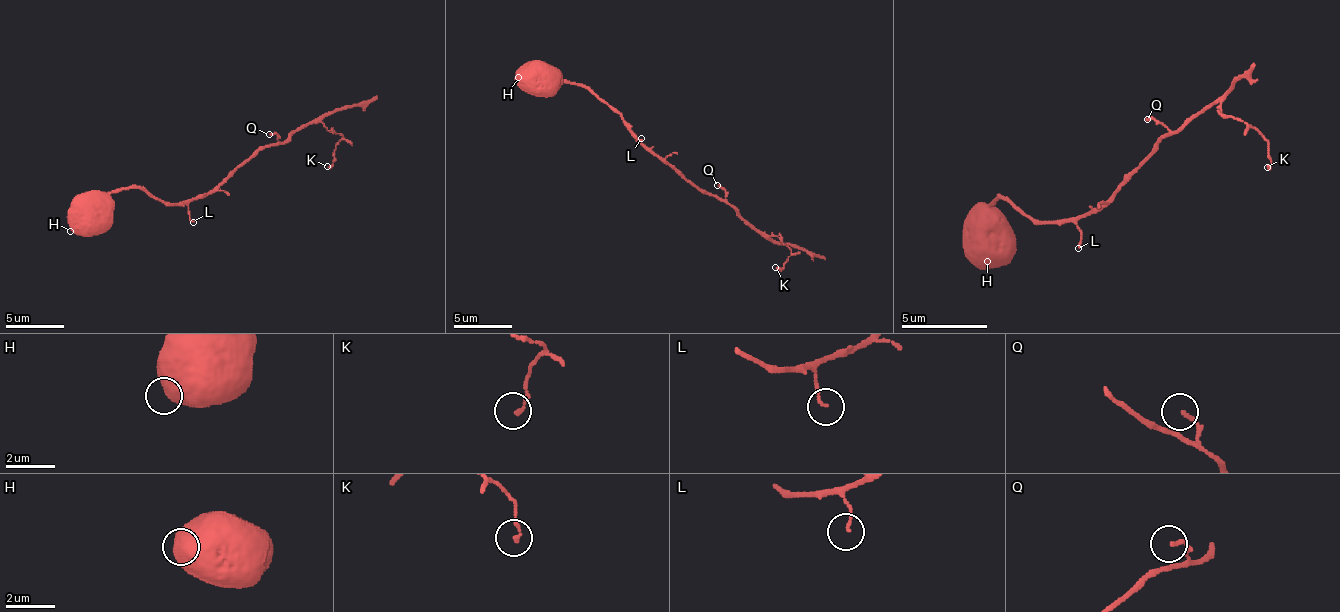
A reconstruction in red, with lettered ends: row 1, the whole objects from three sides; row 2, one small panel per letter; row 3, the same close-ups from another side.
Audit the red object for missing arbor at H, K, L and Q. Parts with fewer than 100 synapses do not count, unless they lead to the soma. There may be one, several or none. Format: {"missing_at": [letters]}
{"missing_at": []}

